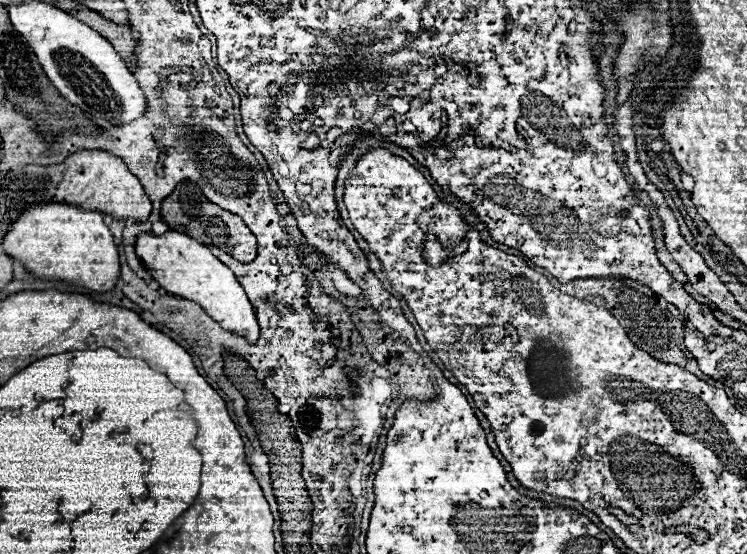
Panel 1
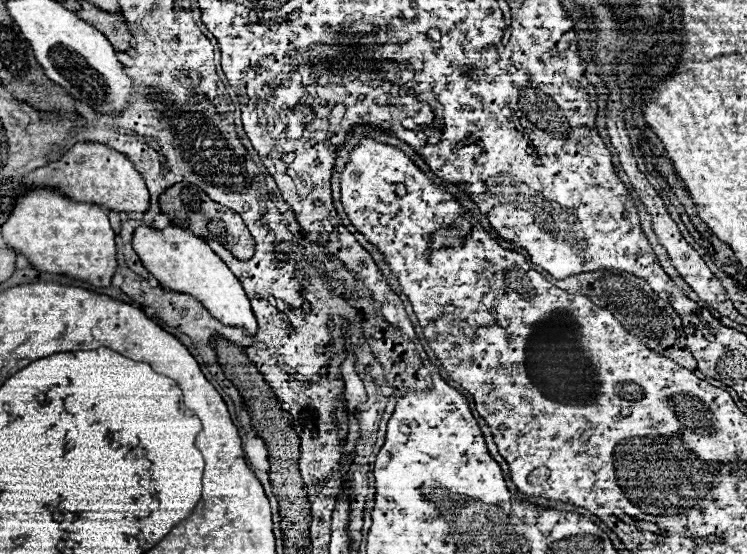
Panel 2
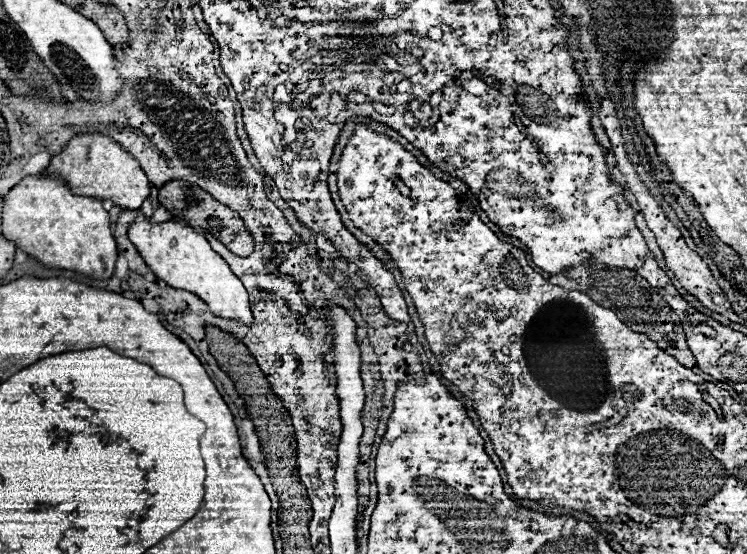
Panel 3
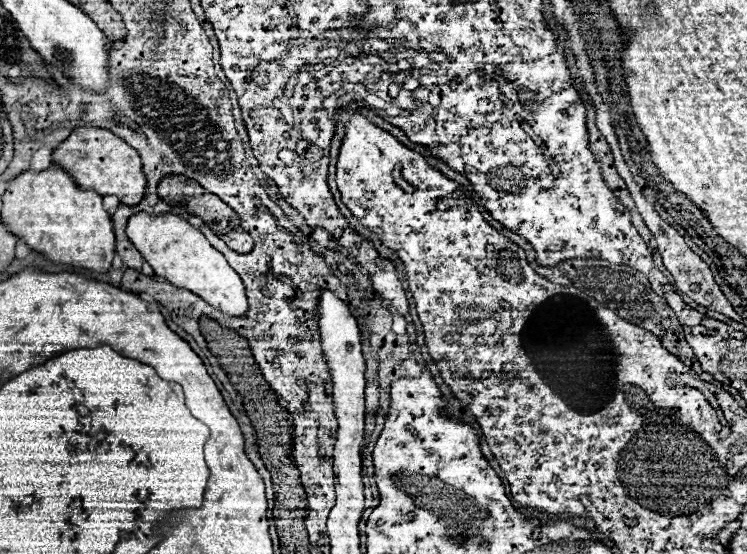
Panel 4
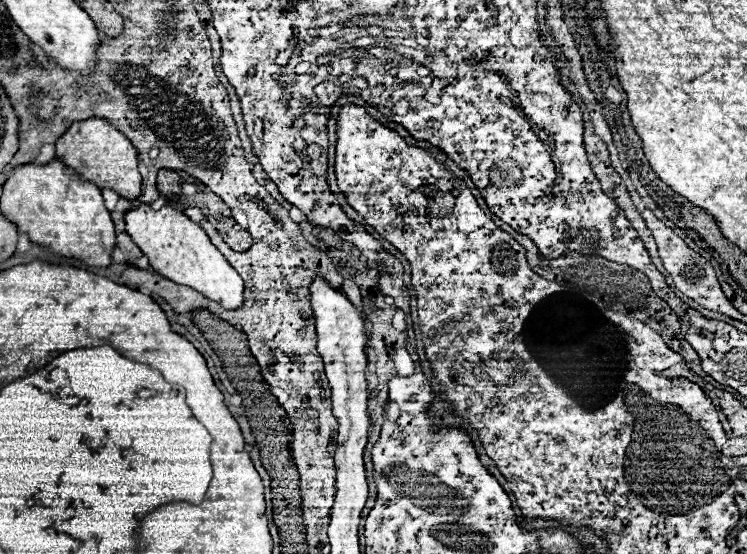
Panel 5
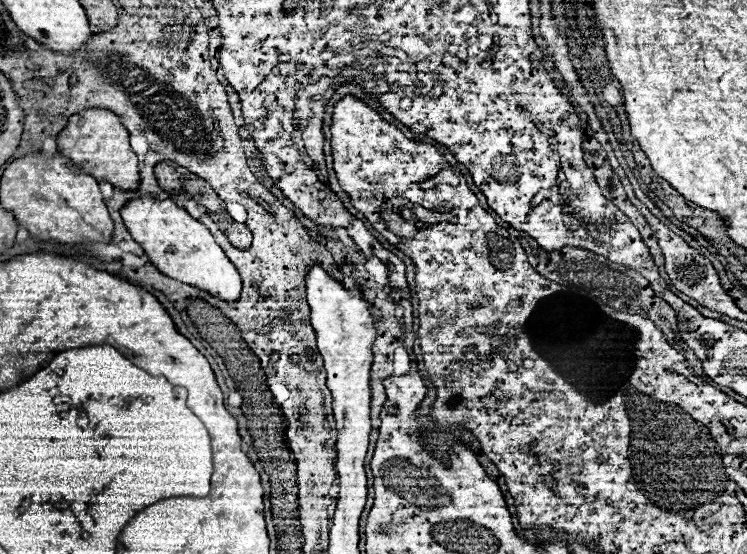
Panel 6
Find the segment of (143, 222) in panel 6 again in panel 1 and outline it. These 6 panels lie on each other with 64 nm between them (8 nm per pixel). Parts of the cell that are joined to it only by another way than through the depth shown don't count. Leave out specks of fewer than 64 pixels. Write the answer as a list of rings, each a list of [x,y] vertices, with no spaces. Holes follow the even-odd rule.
[[[142,232],[136,238],[136,254],[140,256],[144,268],[150,272],[150,276],[170,294],[194,300],[200,304],[210,318],[214,318],[222,328],[236,332],[244,338],[248,338],[250,344],[256,344],[260,336],[260,328],[256,322],[254,308],[250,300],[246,298],[246,292],[238,284],[234,272],[222,264],[206,244],[200,244],[198,240],[192,240],[188,234],[172,232],[166,234],[154,234],[154,232]]]

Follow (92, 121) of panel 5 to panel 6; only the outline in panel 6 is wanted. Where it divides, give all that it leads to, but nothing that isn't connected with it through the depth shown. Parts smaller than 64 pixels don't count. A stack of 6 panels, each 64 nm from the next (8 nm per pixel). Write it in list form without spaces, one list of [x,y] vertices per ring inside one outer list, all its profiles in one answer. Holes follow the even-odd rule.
[[[88,108],[74,114],[68,120],[66,128],[58,134],[58,152],[68,156],[74,164],[80,164],[80,168],[84,168],[84,172],[88,172],[96,180],[104,178],[112,186],[118,186],[122,190],[136,190],[140,184],[138,158],[130,148],[128,130],[124,130],[120,116],[116,116],[114,112]]]

